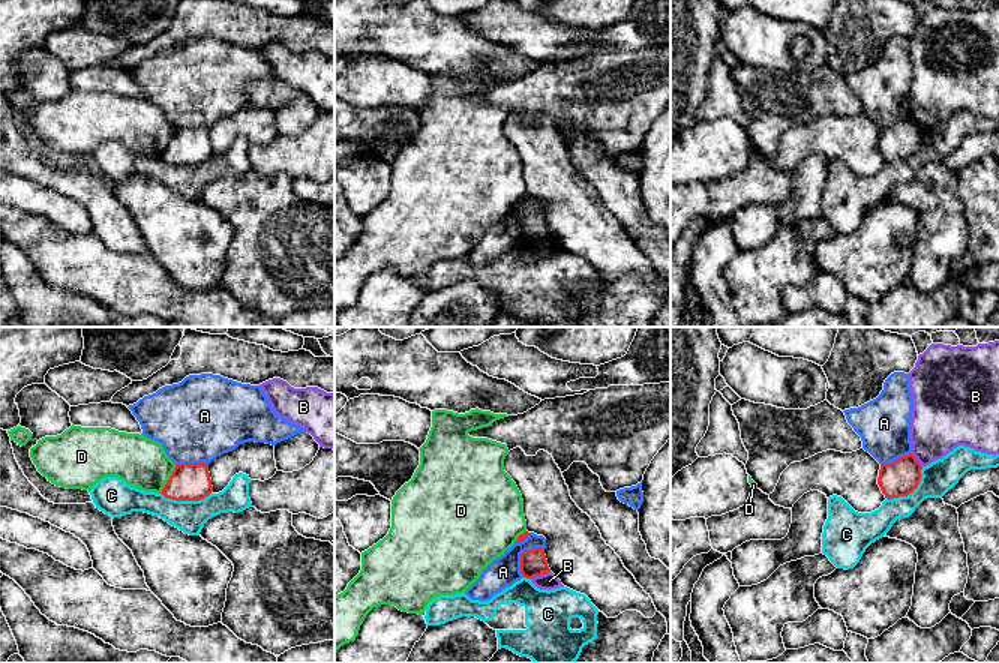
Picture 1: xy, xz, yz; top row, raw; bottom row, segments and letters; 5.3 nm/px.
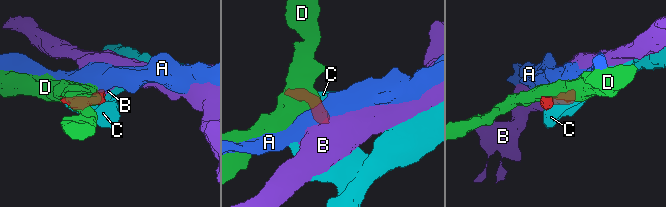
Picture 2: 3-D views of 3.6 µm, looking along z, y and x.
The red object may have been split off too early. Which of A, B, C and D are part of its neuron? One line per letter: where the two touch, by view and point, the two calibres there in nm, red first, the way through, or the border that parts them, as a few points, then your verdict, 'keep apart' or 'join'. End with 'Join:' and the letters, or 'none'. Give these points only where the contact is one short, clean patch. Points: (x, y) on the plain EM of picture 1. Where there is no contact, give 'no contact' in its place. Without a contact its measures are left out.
A: meets red in xz at (521, 219); 140 nm thick on the red side, 160 nm on the other; border along xz (540, 210), (521, 218), (521, 240); keep apart
B: meets red in xz at (540, 239); 140 nm thick on the red side, 90 nm on the other; border along xz (549, 234), (531, 243); keep apart
C: meets red in yz at (911, 156); 190 nm thick on the red side, 170 nm on the other; keep apart
D: meets red in xy at (170, 143); 200 nm thick on the red side, 280 nm on the other; keep apart
Join: none

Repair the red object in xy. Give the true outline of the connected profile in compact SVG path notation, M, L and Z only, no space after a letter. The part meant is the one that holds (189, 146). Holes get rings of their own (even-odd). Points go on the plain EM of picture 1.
M178 128L162 153L162 159L176 165L200 165L213 156L208 128Z

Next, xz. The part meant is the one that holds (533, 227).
M542 212L525 214L520 218L520 237L522 242L532 243L549 237L548 224Z

